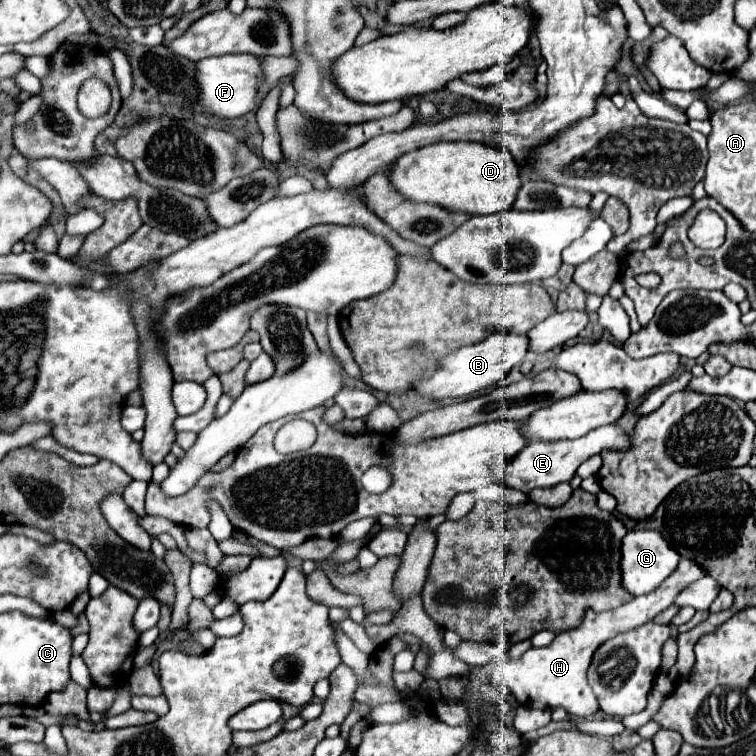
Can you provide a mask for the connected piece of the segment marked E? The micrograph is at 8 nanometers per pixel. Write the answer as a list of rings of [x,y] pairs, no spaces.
[[[605,425],[599,429],[593,429],[585,437],[579,439],[559,439],[557,443],[537,443],[533,441],[527,445],[517,459],[513,459],[505,473],[505,483],[509,483],[513,489],[519,489],[523,493],[535,489],[535,487],[553,487],[563,481],[571,481],[575,477],[575,471],[581,463],[585,463],[593,455],[601,455],[603,451],[629,451],[629,433],[625,433],[619,425]]]

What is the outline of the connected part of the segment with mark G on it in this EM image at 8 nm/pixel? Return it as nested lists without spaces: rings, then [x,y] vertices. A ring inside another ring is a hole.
[[[633,529],[629,531],[625,537],[623,537],[623,547],[621,547],[621,569],[623,569],[623,587],[631,593],[631,595],[645,595],[653,589],[657,589],[663,579],[667,579],[681,555],[669,547],[669,543],[663,539],[663,535],[659,531],[653,531],[653,529]]]

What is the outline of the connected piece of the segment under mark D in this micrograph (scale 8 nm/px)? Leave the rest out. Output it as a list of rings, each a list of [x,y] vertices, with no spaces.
[[[441,141],[431,147],[409,151],[397,159],[389,179],[393,187],[409,201],[435,203],[451,211],[465,211],[473,215],[511,209],[521,187],[519,167],[513,163],[509,149],[465,141]]]

